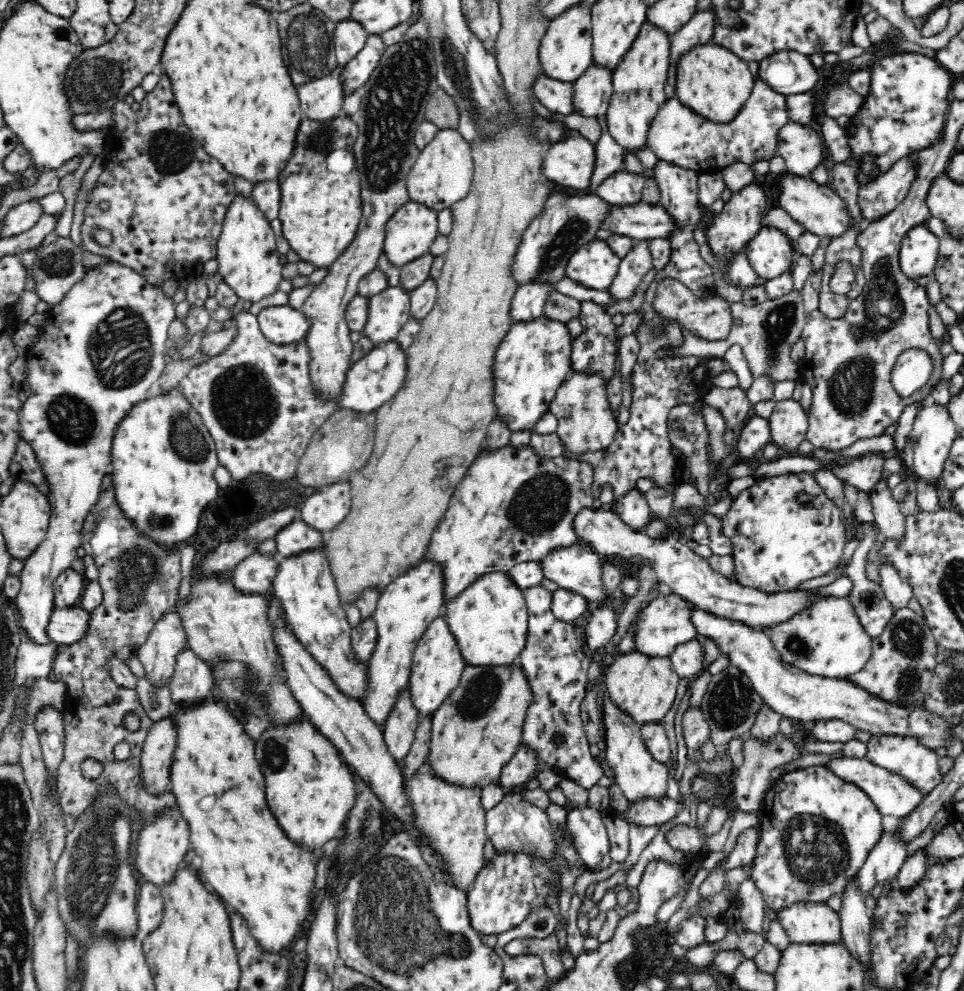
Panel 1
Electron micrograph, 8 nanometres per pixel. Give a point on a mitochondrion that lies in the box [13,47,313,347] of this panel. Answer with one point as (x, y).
(94, 82)

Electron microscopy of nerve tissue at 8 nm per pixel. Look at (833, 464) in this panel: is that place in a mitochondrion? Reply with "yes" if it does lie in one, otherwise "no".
no

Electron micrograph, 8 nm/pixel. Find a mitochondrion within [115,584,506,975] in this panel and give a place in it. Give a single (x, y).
(483, 689)

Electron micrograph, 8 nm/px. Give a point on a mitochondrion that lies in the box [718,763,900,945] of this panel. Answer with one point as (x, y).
(816, 851)

